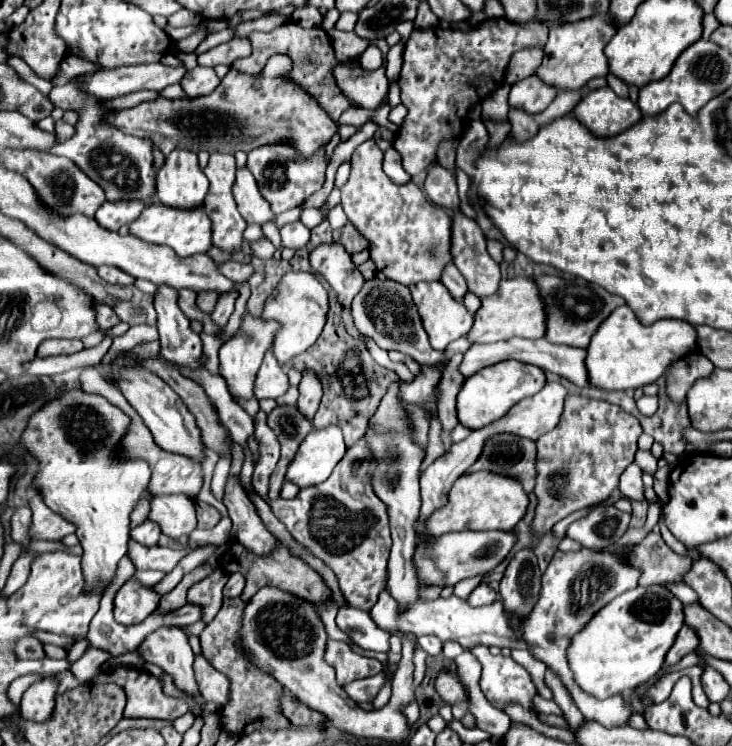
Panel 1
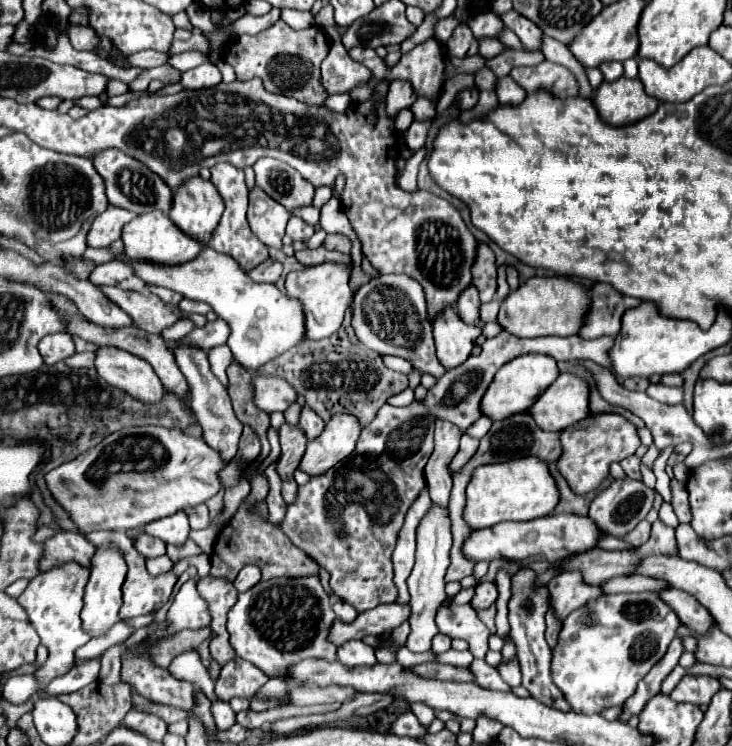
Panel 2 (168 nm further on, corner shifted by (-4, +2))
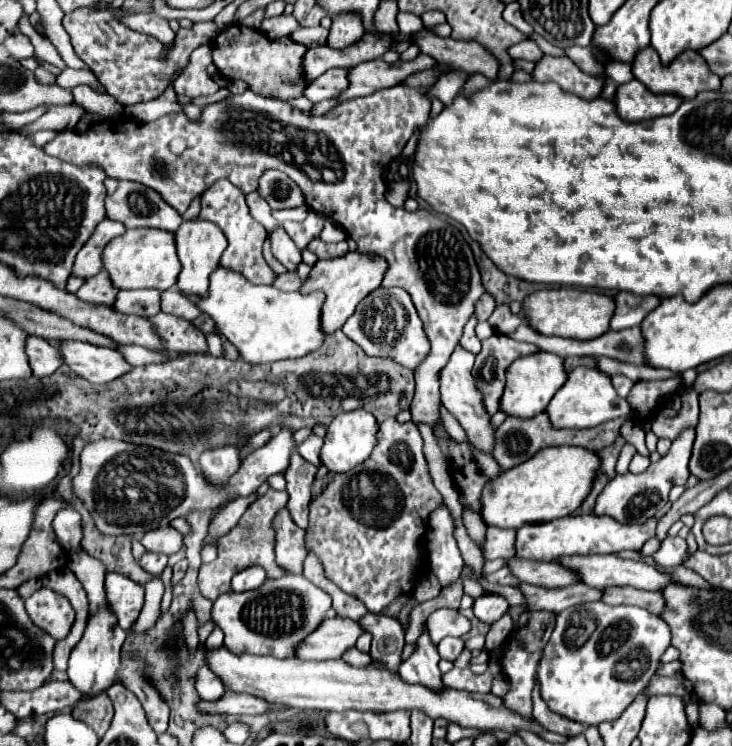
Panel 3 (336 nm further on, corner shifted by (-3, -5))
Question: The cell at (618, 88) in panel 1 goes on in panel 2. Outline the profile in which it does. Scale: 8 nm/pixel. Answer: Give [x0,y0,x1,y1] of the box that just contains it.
[599,63,623,81]

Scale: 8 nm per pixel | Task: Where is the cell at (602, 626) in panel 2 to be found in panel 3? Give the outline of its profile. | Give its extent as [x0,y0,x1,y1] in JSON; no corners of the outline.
[540,602,668,726]

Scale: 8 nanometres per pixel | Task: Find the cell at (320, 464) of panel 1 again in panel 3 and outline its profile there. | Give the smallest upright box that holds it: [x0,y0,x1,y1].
[322,408,378,472]

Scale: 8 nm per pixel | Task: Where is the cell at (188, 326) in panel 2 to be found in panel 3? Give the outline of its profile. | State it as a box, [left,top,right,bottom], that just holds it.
[193,315,218,334]

